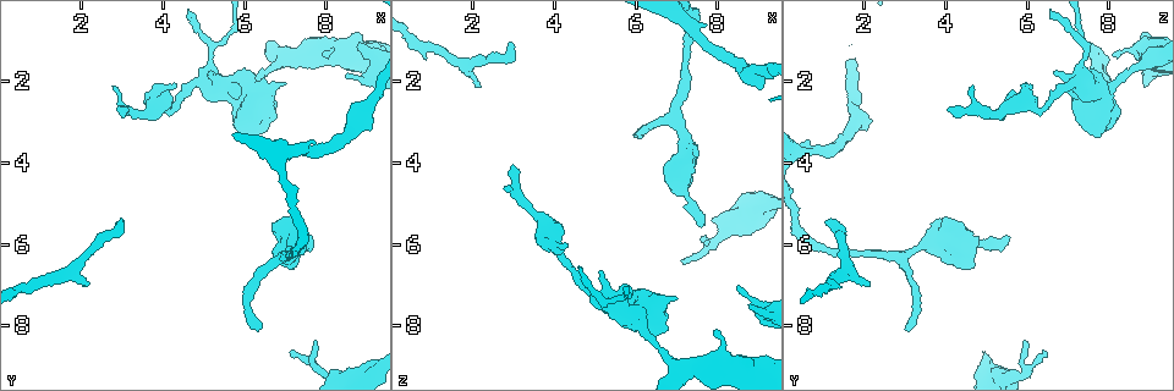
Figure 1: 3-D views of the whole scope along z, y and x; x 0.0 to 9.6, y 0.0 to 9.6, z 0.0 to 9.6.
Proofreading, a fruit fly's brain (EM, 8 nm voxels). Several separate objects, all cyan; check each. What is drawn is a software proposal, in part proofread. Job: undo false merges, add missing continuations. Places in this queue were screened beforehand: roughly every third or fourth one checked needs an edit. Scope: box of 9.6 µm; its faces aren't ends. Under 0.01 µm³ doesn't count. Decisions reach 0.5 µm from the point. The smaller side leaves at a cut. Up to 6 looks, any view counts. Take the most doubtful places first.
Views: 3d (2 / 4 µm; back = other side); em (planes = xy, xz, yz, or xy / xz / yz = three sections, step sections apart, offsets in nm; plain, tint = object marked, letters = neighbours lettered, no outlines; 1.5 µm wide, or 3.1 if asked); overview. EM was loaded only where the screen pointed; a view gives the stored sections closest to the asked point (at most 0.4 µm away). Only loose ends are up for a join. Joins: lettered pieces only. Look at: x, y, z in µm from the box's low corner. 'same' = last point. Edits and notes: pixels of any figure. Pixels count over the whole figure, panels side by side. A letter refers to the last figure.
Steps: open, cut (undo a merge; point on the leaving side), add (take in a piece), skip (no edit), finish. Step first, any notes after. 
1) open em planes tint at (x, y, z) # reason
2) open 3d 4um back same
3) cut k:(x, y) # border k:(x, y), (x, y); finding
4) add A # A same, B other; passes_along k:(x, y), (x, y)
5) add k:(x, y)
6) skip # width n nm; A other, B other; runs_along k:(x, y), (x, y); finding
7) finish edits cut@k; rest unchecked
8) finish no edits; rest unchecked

open em planes letters at (2.90, 5.45, 1.05) # free end

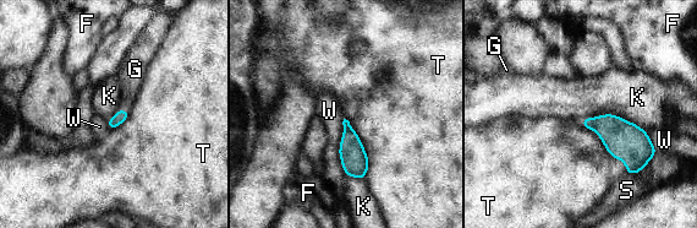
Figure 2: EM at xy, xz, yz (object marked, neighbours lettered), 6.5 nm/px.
add G # F other, G same, K other, S other, T other, W other; passes_along 2:(120, 115), (125, 110), (132, 76); it goes on there

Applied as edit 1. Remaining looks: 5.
open overview

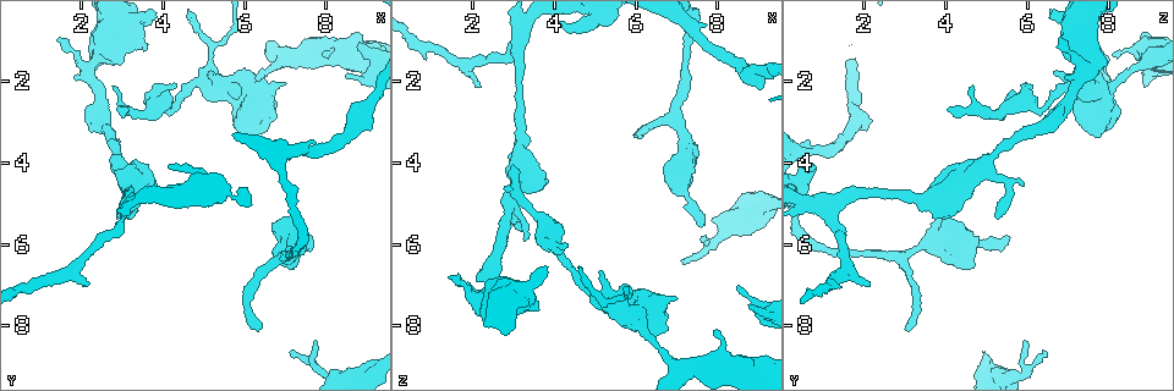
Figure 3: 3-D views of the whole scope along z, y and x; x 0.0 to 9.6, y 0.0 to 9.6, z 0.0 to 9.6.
open 3d 4um at (6.35, 8.05, 3.00) # an open end

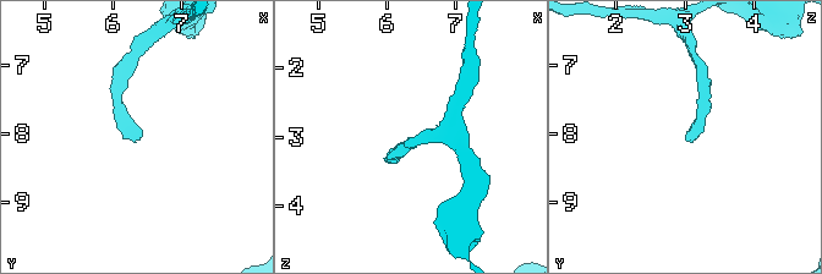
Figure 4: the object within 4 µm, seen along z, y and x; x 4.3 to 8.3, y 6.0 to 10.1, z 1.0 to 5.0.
open em planes letters at (6.30, 8.10, 2.95)

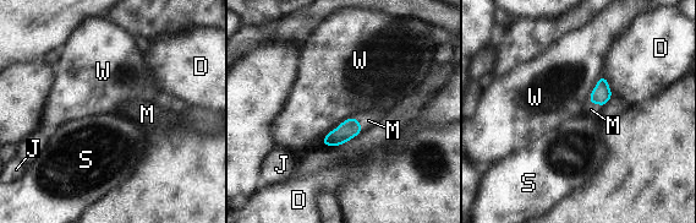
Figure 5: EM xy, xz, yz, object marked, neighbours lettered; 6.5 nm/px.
add M # D other, J other, M same, S other, W other; passes_along 5:(601, 93), (596, 103), (591, 109); it goes on there

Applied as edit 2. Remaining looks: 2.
finish edits add@2, add@5; rest unchecked

